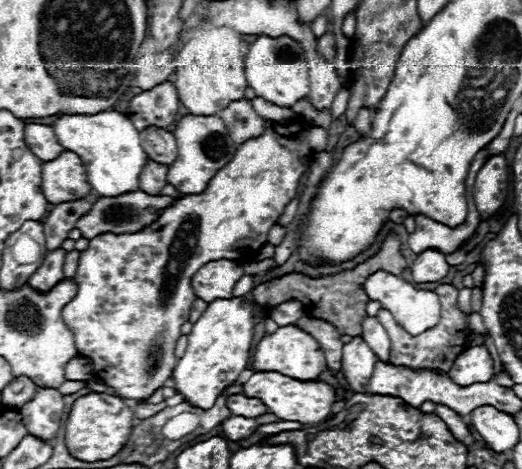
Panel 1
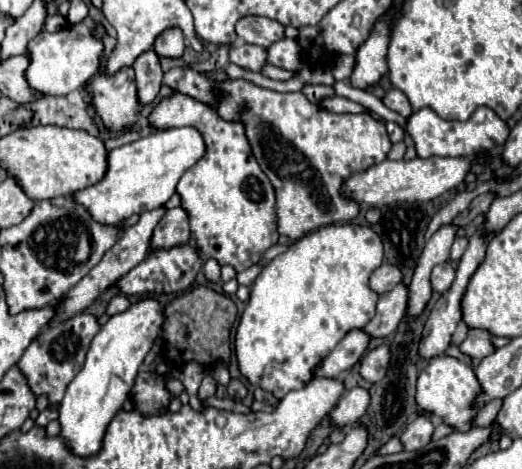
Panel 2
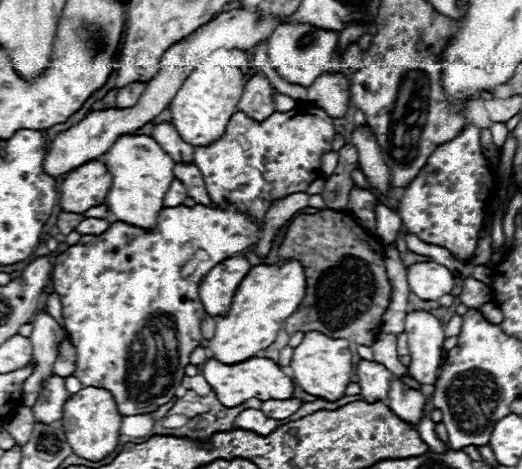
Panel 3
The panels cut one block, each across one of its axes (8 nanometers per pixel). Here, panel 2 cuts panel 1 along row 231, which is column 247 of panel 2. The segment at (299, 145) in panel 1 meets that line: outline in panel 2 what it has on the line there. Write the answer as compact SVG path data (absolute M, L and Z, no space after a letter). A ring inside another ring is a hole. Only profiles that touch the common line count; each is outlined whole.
M180 92L164 98L148 120L160 130L172 126L194 126L204 136L204 158L200 158L194 168L184 172L176 188L182 196L182 206L190 216L190 230L202 258L214 258L220 266L230 264L236 272L256 264L262 254L278 242L280 234L274 188L250 152L244 126L224 122L218 118L214 108Z

